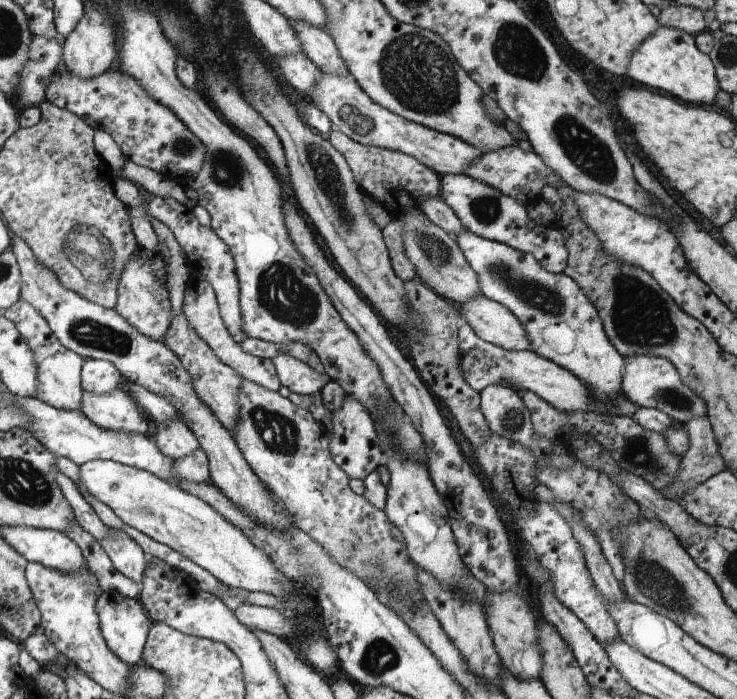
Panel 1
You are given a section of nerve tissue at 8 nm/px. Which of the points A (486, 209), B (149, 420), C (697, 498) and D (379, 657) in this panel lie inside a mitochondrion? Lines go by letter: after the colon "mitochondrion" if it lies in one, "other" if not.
A: mitochondrion
B: other
C: mitochondrion
D: mitochondrion

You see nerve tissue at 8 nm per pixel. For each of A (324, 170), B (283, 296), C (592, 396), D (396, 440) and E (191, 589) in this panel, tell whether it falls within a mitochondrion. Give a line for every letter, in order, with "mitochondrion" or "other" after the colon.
A: mitochondrion
B: mitochondrion
C: other
D: mitochondrion
E: other

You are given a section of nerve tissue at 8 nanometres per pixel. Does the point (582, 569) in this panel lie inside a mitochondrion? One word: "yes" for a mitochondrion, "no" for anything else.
no

